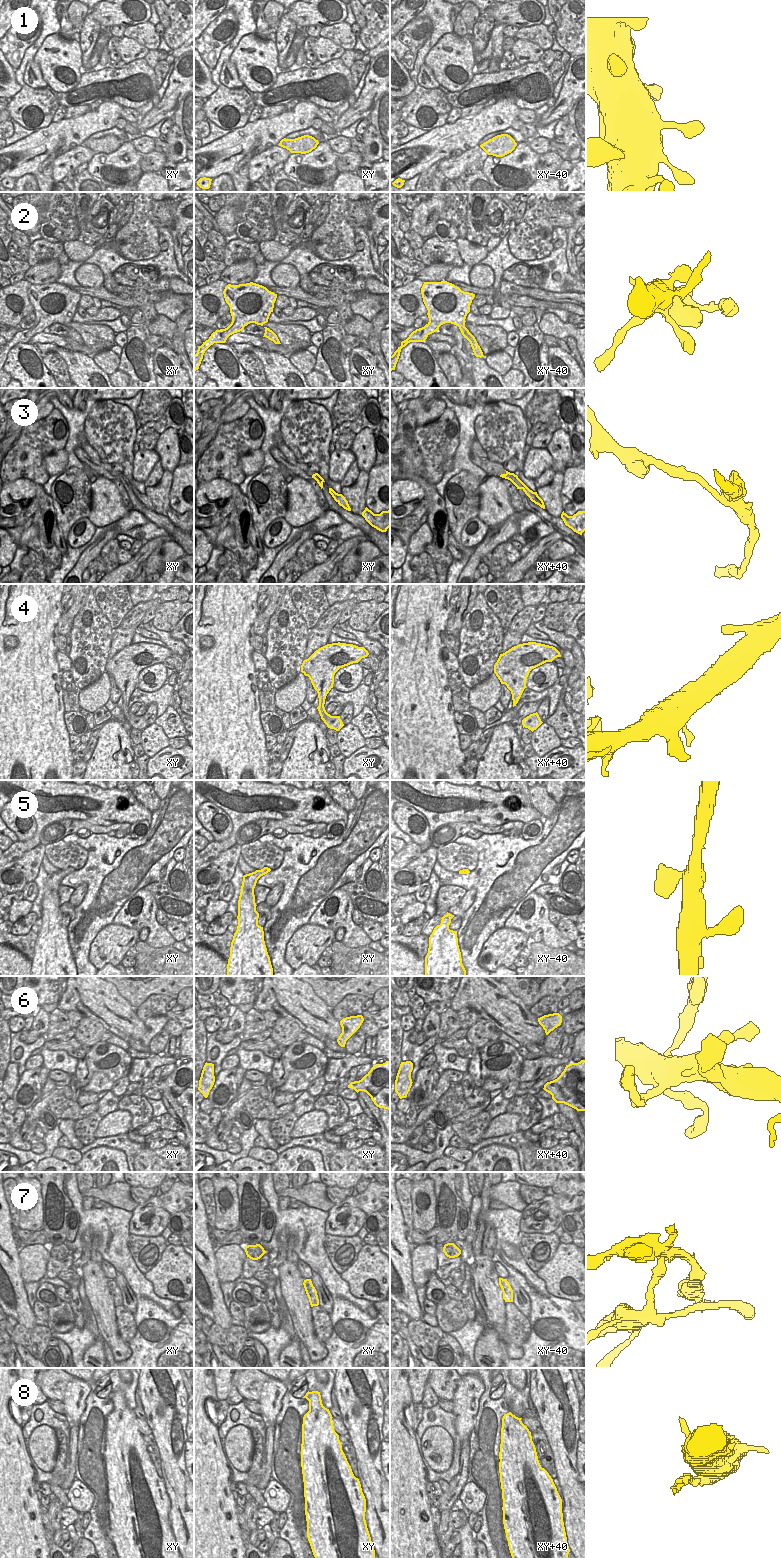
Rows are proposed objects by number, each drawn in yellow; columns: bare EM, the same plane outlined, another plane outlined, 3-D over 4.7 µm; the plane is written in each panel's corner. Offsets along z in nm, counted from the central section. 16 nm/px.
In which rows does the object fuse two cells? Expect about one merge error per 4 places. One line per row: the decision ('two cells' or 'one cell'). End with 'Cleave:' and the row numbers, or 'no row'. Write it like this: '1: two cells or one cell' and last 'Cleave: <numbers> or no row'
1: one cell
2: one cell
3: two cells
4: one cell
5: one cell
6: one cell
7: two cells
8: two cells
Cleave: 3, 7, 8

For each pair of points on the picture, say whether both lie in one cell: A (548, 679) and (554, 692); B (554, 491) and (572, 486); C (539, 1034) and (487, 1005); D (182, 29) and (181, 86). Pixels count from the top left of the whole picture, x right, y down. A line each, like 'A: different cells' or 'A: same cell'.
A: different cells
B: different cells
C: same cell
D: different cells

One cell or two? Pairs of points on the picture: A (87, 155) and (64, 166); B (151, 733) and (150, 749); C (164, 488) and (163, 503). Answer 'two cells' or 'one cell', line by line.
A: one cell
B: one cell
C: one cell

